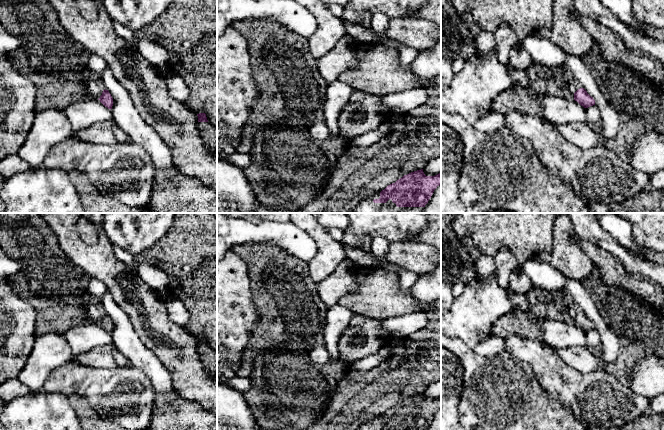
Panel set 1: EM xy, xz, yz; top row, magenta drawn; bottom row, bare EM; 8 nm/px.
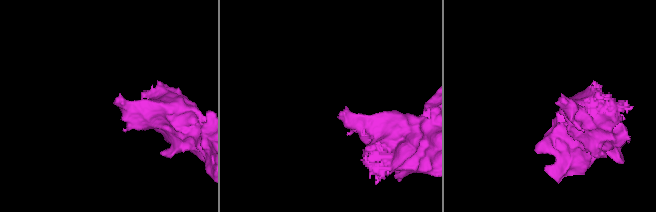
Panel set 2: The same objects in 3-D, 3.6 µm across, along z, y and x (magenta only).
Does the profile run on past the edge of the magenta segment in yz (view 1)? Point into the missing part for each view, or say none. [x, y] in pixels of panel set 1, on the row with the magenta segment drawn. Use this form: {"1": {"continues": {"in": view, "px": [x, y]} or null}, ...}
{"1": {"continues": {"in": "yz", "px": [560, 82]}}}

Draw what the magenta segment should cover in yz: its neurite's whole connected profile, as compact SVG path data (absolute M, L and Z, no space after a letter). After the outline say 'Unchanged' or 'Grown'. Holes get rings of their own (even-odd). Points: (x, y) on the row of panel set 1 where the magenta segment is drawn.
M532 62L526 69L526 73L530 86L512 84L509 89L499 93L493 99L491 110L503 115L518 111L543 117L543 108L536 99L537 95L574 99L584 108L595 105L593 97L587 93L567 66L551 69Z. Grown

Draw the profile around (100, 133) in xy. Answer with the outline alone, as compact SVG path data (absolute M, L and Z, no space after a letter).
M99 122L86 129L73 131L72 136L87 143L115 145L117 140L113 133L114 122Z

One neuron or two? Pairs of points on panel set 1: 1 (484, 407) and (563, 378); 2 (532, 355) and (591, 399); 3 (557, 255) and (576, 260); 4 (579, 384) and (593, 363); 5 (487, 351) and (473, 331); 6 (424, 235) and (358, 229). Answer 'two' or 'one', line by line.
1: two
2: one
3: one
4: two
5: two
6: two

